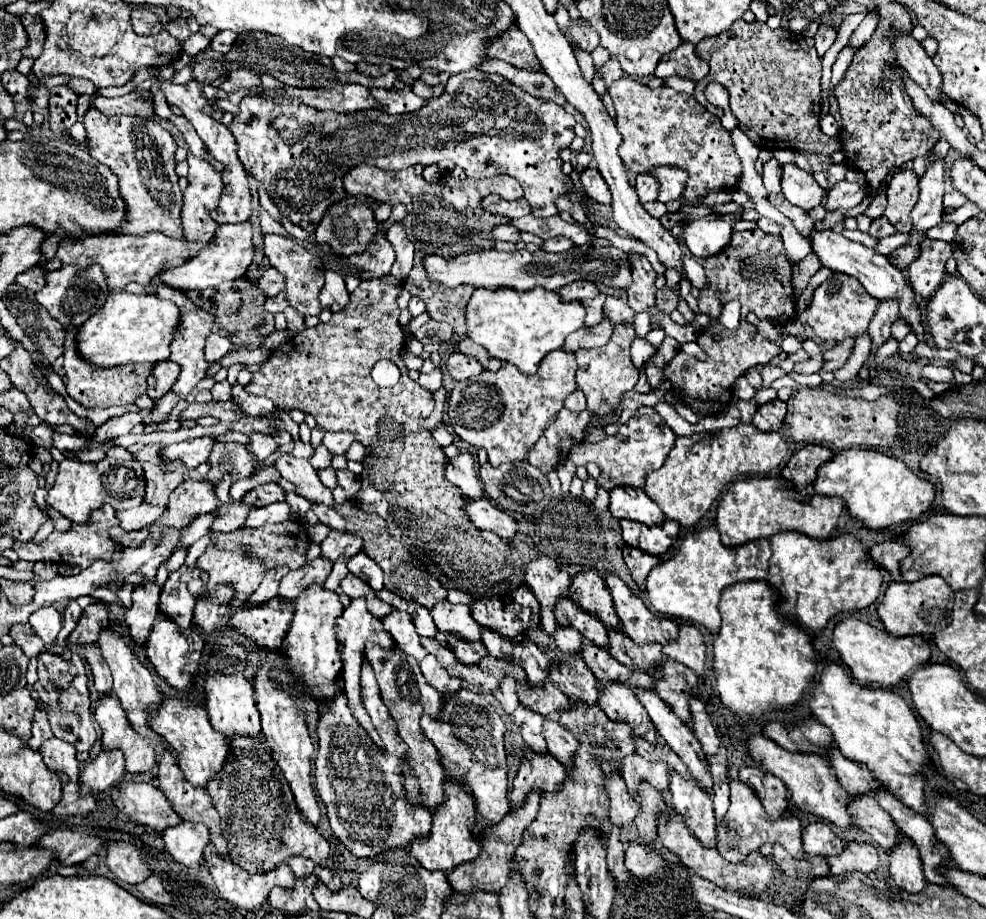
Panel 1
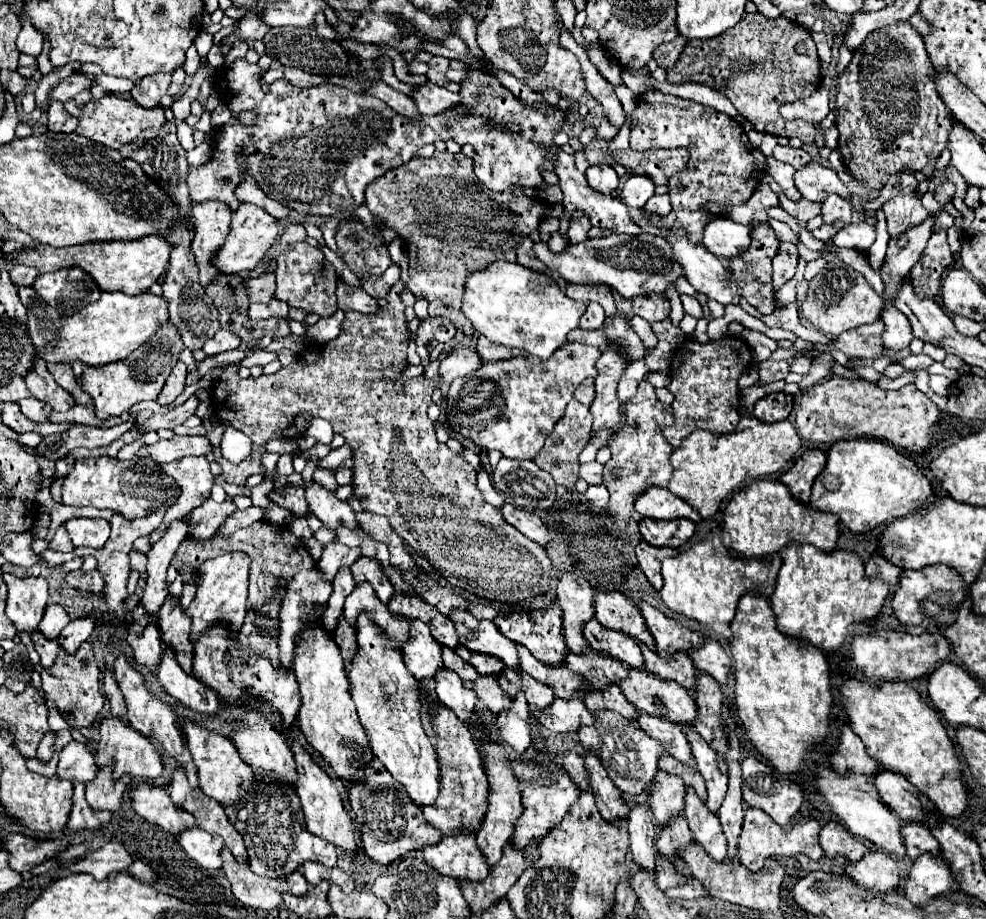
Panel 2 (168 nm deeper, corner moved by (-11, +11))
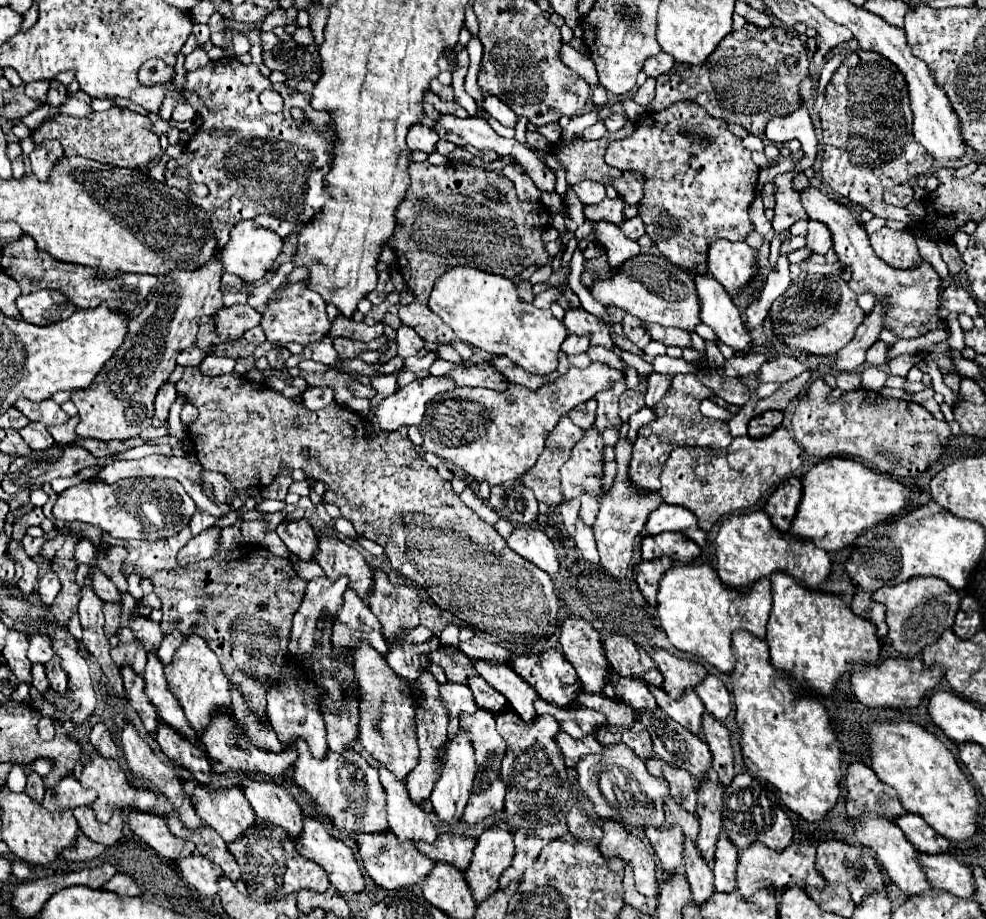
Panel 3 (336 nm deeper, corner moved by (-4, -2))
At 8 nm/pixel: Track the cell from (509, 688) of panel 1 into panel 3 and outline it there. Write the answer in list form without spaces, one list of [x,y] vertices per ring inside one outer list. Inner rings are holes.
[[[502,780],[492,782],[482,792],[474,792],[470,796],[470,802],[468,802],[466,812],[464,812],[460,822],[466,824],[466,826],[476,826],[476,824],[484,822],[488,816],[492,816],[492,814],[502,810],[504,796],[506,796],[506,786],[504,786]]]

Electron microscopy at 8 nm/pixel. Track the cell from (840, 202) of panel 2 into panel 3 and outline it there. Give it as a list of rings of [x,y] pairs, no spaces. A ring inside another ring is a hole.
[[[810,220],[808,222],[808,234],[806,234],[806,248],[812,250],[812,254],[824,256],[832,248],[832,236],[830,230],[824,228],[824,224]]]

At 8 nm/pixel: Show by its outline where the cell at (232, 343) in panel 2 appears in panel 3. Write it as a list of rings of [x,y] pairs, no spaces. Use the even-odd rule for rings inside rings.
[[[206,356],[200,364],[200,372],[208,376],[220,376],[220,374],[232,374],[236,360],[232,358],[220,358],[220,356]]]

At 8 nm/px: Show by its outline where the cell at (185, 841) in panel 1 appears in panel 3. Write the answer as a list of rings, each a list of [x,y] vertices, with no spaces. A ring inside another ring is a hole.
[[[192,854],[192,856],[184,858],[184,860],[180,860],[178,868],[182,872],[182,878],[190,886],[194,886],[200,892],[200,896],[210,898],[210,896],[214,896],[218,892],[218,884],[216,882],[224,874],[220,870],[220,866],[212,864],[210,860],[202,858],[200,854]]]

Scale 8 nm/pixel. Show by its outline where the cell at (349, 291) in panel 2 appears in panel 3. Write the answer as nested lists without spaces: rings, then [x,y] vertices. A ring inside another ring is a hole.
[[[338,316],[330,328],[330,336],[332,338],[352,338],[352,340],[360,340],[360,342],[372,342],[374,338],[380,338],[384,334],[384,326],[382,324],[374,324],[368,326],[364,322],[354,322],[348,320],[344,316]]]

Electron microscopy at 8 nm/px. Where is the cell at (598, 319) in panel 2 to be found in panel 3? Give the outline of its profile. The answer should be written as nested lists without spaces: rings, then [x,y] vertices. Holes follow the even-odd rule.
[[[568,336],[566,340],[564,340],[564,344],[562,344],[562,352],[564,354],[568,354],[568,356],[578,356],[578,354],[584,354],[586,350],[588,350],[588,338],[586,336]]]

